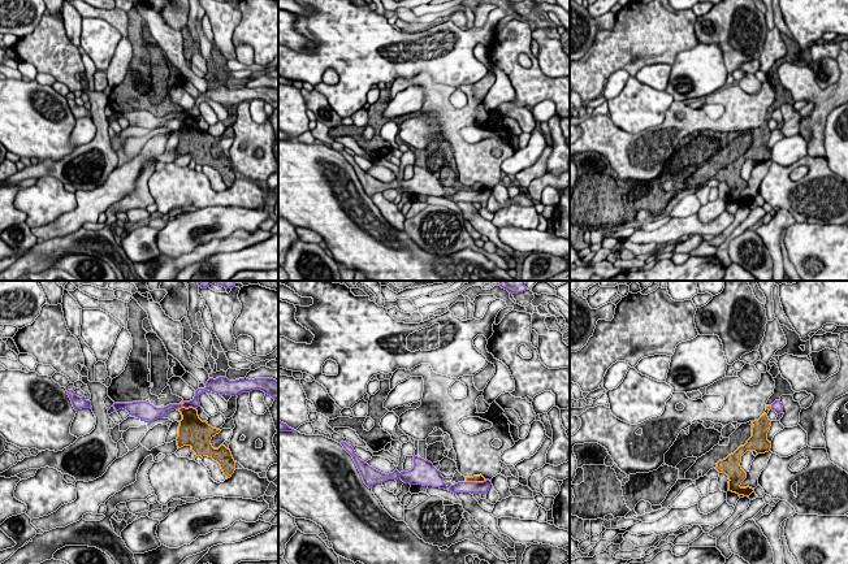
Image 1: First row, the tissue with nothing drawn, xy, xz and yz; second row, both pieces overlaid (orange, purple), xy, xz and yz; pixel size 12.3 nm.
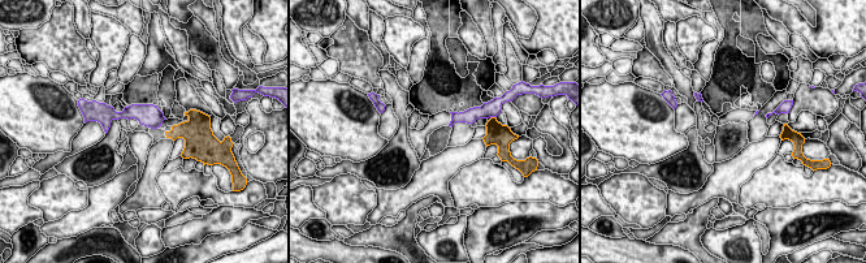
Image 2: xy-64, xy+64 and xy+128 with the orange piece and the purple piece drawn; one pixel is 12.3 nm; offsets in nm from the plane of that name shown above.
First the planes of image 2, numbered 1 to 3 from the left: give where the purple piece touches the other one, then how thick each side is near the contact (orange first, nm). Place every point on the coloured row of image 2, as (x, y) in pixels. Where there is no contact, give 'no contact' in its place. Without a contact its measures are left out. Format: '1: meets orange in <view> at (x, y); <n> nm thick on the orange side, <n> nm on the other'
1: no contact
2: meets orange in xy+64 at (493, 117); 260 nm thick on the orange side, 200 nm on the other
3: no contact

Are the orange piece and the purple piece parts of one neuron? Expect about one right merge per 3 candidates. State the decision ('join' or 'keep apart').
keep apart

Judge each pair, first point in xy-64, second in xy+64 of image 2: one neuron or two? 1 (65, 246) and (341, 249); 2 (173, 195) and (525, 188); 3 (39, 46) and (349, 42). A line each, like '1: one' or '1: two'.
1: two
2: one
3: one

